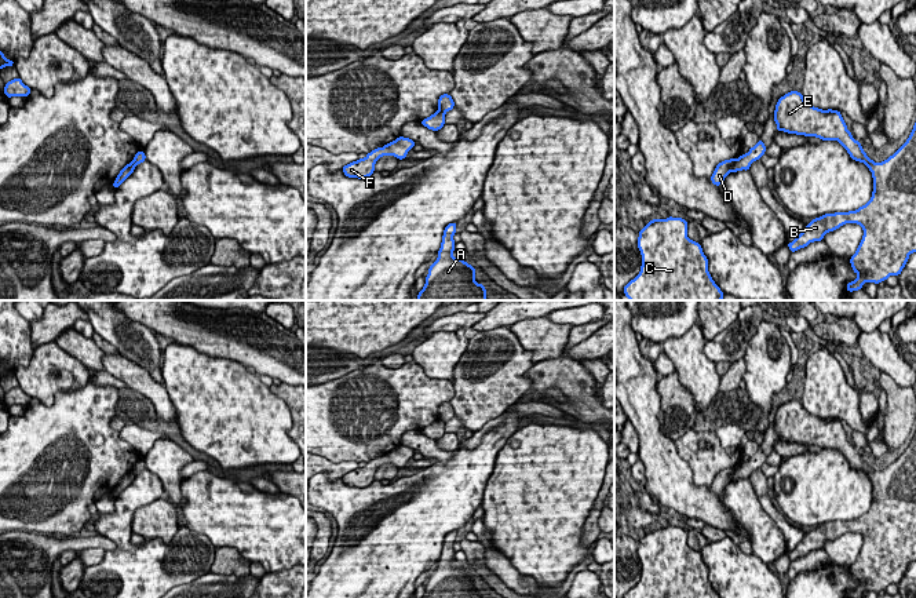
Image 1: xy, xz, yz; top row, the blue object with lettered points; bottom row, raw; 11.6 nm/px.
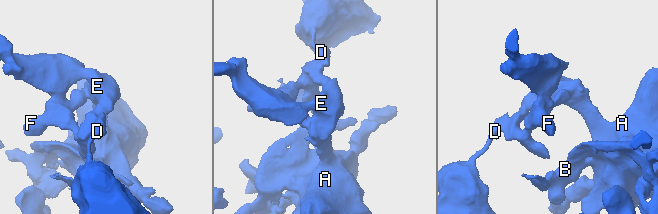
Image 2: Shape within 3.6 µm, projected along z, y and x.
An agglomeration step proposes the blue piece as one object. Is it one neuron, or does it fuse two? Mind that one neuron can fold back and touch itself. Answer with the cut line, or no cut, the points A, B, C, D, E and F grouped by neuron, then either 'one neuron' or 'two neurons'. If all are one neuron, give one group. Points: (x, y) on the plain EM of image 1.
cut in yz along (736, 469), (732, 480); A B E F / C D; two neurons

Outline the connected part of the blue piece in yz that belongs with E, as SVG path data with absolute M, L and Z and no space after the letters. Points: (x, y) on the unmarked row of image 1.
M791 400L778 408L774 430L777 440L815 445L821 449L837 449L853 468L864 471L869 477L873 486L872 506L865 514L855 519L825 522L813 528L792 551L787 551L789 559L795 561L810 551L821 550L826 542L835 540L846 532L857 532L862 536L864 544L855 562L850 566L850 572L858 586L847 591L846 598L862 598L865 591L879 594L890 584L899 584L909 564L916 561L916 431L906 451L893 464L882 471L875 471L866 464L861 451L853 446L839 419L814 416L798 400Z

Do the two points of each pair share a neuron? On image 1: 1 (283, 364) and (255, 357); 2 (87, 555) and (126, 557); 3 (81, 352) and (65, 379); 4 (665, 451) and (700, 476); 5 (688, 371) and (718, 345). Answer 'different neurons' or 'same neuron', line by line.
1: same neuron
2: different neurons
3: different neurons
4: different neurons
5: different neurons

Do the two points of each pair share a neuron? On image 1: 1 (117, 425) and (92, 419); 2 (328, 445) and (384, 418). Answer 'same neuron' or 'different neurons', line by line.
1: different neurons
2: same neuron

